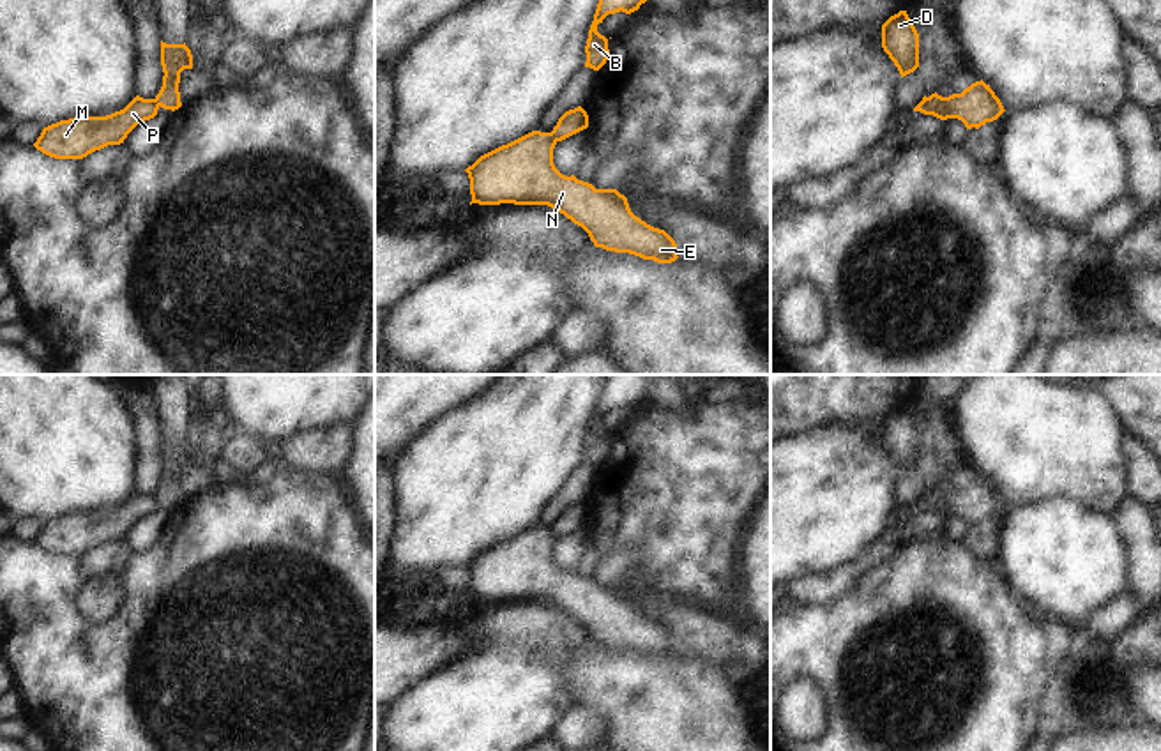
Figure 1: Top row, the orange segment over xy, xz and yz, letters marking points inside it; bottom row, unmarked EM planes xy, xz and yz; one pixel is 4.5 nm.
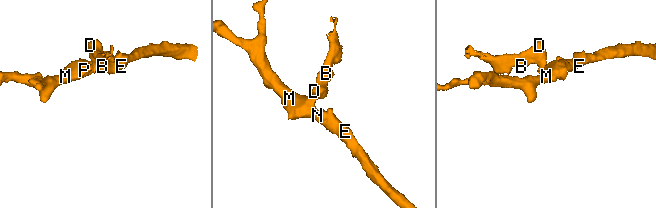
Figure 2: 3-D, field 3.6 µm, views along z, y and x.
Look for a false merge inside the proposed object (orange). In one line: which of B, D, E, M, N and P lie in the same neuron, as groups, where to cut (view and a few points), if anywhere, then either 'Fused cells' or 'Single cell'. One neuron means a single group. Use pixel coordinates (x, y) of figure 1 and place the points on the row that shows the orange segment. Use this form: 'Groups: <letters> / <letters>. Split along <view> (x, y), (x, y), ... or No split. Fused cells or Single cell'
Groups: B D / E M N P. Split along xz (550, 133), (557, 140). Fused cells

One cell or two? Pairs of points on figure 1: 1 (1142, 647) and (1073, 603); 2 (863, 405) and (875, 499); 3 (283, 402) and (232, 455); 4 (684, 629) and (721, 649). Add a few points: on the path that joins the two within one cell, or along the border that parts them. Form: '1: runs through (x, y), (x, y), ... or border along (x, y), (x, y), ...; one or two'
1: border along (1069, 626), (1084, 628); two
2: border along (880, 421), (872, 424), (833, 421), (824, 426); two
3: border along (237, 430), (257, 435), (273, 447); two
4: runs through (693, 629), (713, 642); one

